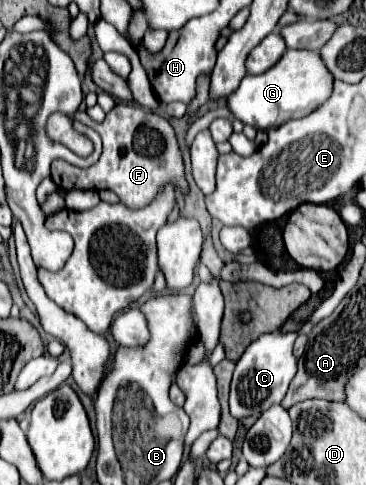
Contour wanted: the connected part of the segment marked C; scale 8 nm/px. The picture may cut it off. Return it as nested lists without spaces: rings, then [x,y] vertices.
[[[266,333],[252,341],[242,357],[236,363],[232,387],[230,387],[230,413],[236,419],[260,415],[270,405],[280,403],[286,395],[286,389],[296,375],[296,357],[292,355],[292,343],[296,333]]]

